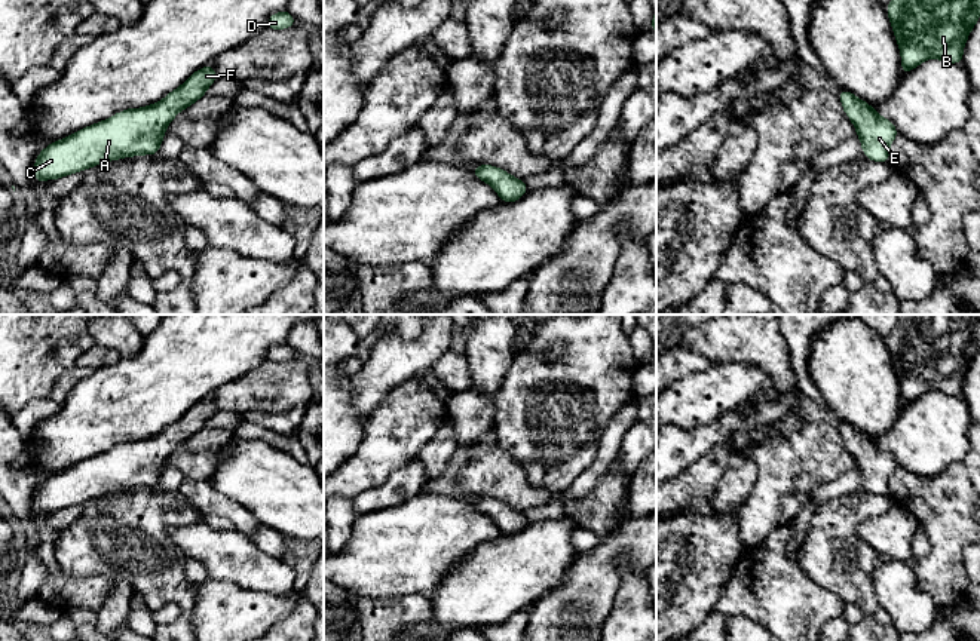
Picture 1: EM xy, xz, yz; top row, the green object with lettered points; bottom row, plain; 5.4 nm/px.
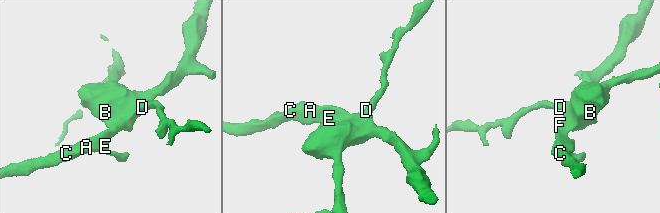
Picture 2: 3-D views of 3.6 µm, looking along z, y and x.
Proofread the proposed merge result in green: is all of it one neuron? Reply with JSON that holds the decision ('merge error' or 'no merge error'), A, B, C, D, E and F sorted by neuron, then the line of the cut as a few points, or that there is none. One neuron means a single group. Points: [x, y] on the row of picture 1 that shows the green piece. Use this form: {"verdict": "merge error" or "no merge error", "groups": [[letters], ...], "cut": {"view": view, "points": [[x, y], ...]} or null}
{"verdict": "no merge error", "groups": [["A", "B", "C", "D", "E", "F"]], "cut": null}

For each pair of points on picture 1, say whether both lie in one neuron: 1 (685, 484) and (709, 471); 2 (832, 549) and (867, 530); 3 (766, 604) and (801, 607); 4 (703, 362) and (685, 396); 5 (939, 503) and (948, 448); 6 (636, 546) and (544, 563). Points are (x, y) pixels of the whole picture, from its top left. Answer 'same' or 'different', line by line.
1: same
2: different
3: same
4: different
5: different
6: different

